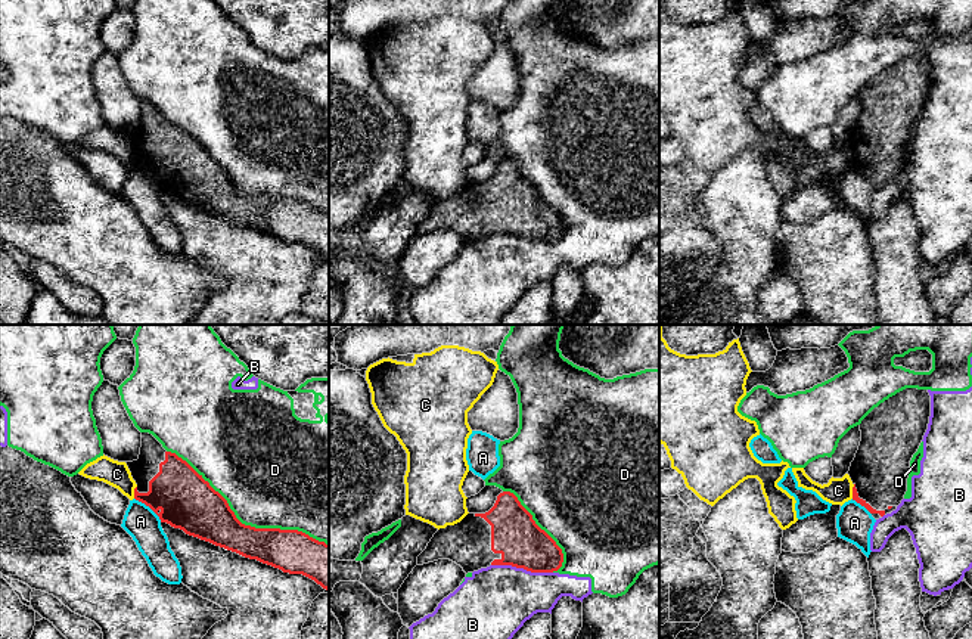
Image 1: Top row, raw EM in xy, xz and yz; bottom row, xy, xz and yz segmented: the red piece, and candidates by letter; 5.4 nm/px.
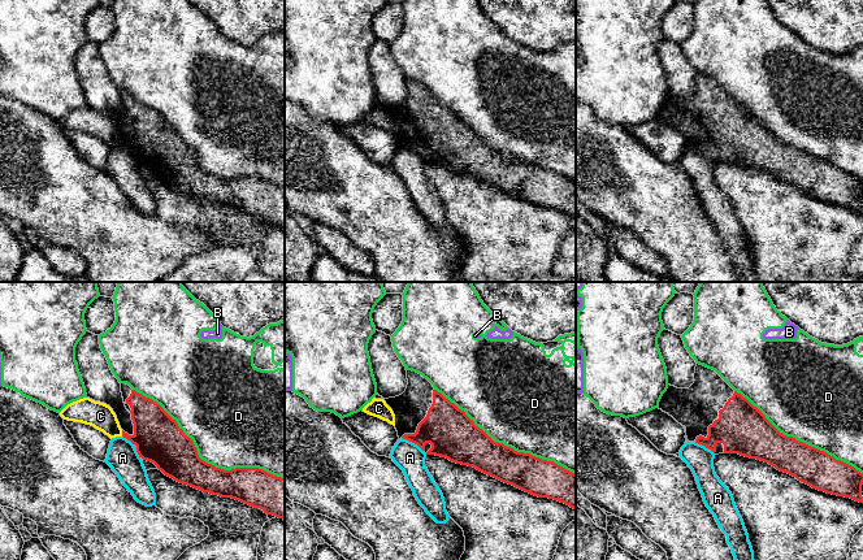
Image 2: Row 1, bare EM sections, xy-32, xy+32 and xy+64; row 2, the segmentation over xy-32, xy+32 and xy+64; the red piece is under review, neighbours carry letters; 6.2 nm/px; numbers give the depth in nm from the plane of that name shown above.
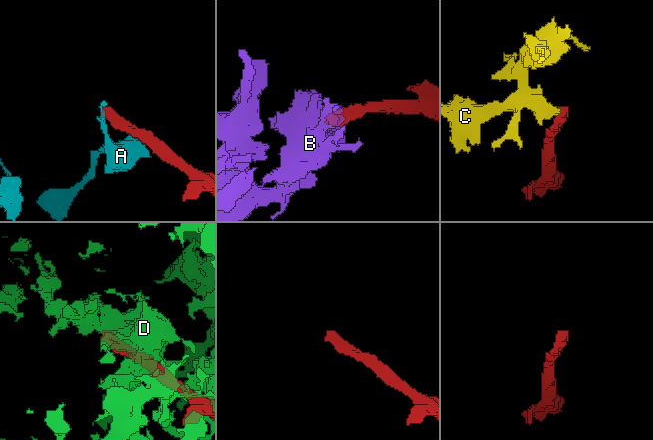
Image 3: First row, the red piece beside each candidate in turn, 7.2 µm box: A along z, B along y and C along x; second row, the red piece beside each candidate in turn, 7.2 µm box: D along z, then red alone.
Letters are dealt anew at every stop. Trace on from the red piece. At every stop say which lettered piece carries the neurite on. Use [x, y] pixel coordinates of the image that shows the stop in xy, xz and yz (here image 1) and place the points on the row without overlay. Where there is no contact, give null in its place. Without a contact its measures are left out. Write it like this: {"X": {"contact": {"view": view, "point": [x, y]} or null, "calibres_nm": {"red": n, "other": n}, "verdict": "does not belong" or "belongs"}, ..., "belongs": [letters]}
{"A": {"contact": {"view": "xy", "point": [149, 176]}, "calibres_nm": {"red": 300, "other": 180}, "verdict": "does not belong"}, "B": {"contact": {"view": "xz", "point": [522, 236]}, "calibres_nm": {"red": 260, "other": 380}, "verdict": "does not belong"}, "C": {"contact": {"view": "yz", "point": [853, 161]}, "calibres_nm": {"red": 40, "other": 140}, "verdict": "does not belong"}, "D": {"contact": {"view": "xy", "point": [244, 194]}, "calibres_nm": {"red": 280, "other": 460}, "verdict": "does not belong"}, "belongs": []}

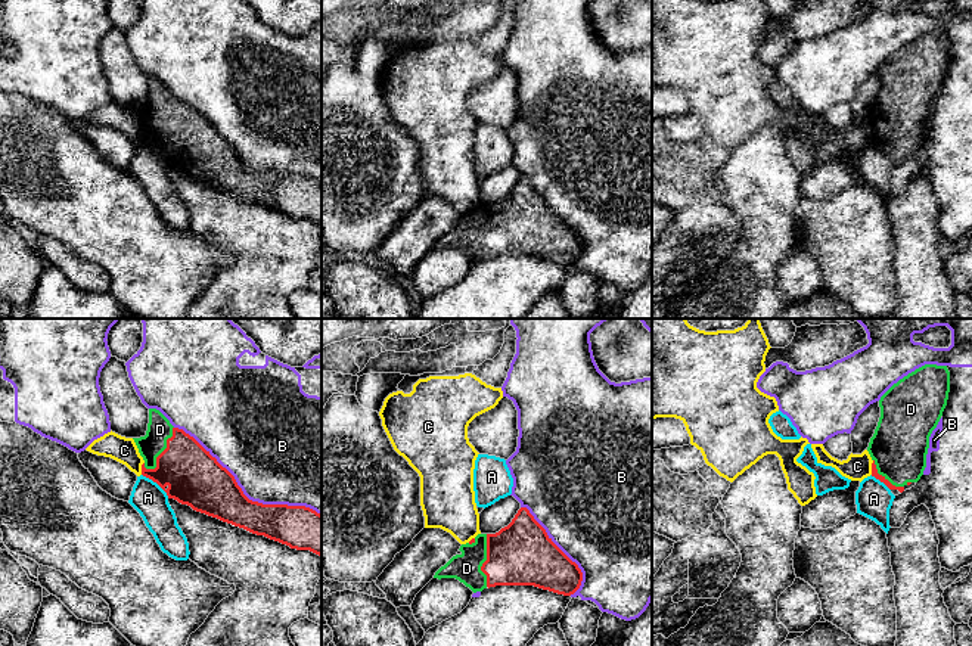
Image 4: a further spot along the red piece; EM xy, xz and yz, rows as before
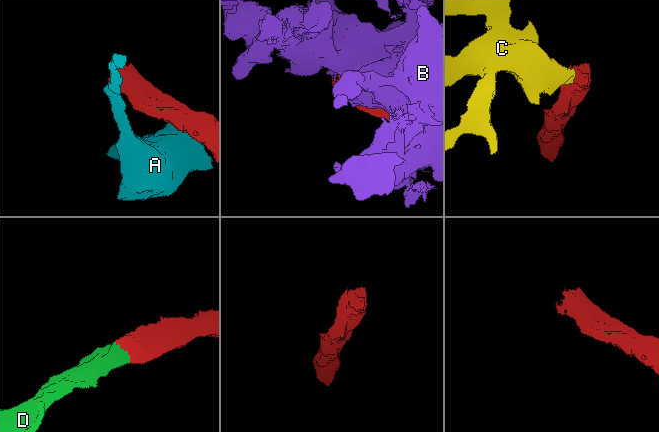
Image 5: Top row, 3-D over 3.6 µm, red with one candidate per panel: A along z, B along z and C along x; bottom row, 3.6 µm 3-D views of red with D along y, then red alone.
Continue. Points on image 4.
{"A": {"contact": {"view": "xy", "point": [157, 152]}, "calibres_nm": {"red": 300, "other": 180}, "verdict": "does not belong"}, "B": {"contact": {"view": "xy", "point": [244, 164]}, "calibres_nm": {"red": 280, "other": 480}, "verdict": "does not belong"}, "C": {"contact": {"view": "yz", "point": [872, 137]}, "calibres_nm": {"red": 40, "other": 140}, "verdict": "does not belong"}, "D": {"contact": {"view": "xy", "point": [162, 121]}, "calibres_nm": {"red": 300, "other": 140}, "verdict": "belongs"}, "belongs": ["D"]}

